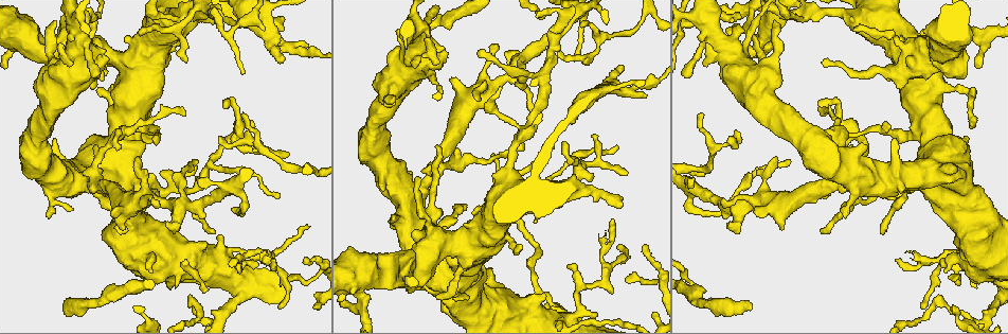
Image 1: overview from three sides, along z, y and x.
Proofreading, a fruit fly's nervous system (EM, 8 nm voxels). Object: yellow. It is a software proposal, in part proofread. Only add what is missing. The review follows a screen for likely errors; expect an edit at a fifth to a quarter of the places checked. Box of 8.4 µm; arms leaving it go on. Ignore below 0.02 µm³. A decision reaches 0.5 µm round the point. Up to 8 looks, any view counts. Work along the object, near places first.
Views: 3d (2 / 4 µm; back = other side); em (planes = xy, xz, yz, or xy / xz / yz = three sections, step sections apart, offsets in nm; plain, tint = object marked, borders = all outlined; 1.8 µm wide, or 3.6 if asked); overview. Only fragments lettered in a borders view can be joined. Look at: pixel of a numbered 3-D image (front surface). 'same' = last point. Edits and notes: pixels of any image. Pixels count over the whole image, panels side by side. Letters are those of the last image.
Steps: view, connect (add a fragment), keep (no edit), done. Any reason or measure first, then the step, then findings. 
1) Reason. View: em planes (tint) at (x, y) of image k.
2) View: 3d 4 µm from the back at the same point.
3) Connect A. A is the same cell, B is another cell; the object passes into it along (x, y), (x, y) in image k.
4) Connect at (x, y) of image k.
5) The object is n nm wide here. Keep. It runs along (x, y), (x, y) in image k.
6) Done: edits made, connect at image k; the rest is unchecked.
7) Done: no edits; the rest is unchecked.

Thin arm on a thick one. View: em 3.6 µm planes (borders) at (401, 189) of image 1.

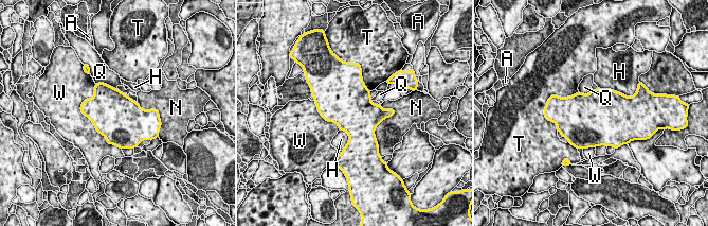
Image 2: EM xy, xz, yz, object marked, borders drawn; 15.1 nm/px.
The object is 700 nm wide here. Keep. A, H, N, Q, T and W are other cells; a border runs along (95, 83), (106, 83), (118, 90) in image 2; no lettered fragment goes on from it.

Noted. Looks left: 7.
Free end. View: 3d 4 µm at (186, 59) of image 1.

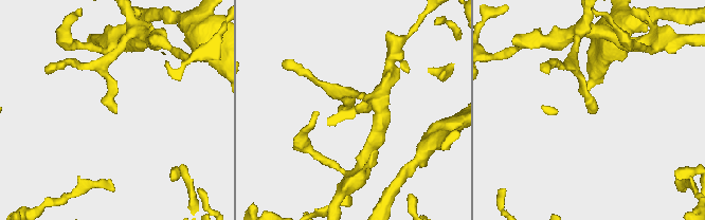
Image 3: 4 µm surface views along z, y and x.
View: em planes (borders) at (115, 112) of image 3.

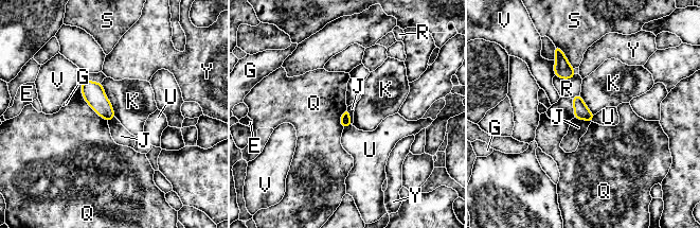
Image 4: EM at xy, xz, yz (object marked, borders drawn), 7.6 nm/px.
The object is 80 nm wide here. Keep. E, G, J, K, Q, R, S, U, V and Y are other cells; none of them fits.

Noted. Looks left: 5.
An open end. View: 3d 4 µm at (738, 14) of image 1.

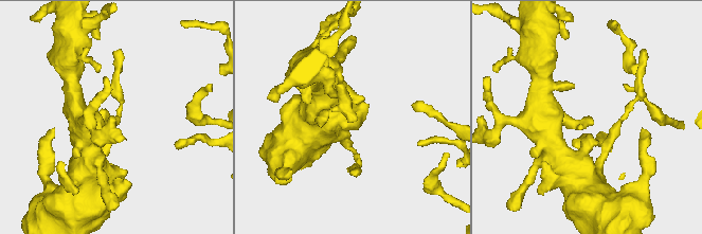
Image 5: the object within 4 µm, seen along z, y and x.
Now the EM. View: em xy step 16 (tint) at (118, 115) of image 5.

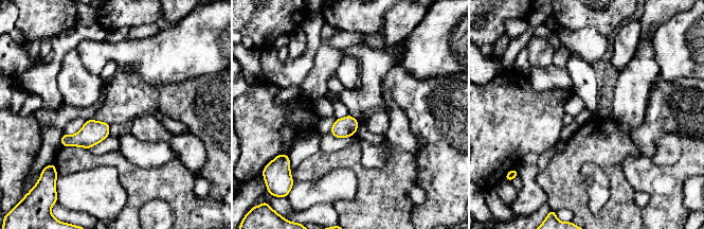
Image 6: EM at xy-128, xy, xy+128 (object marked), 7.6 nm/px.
Another direction. View: em planes (borders) at the same point.

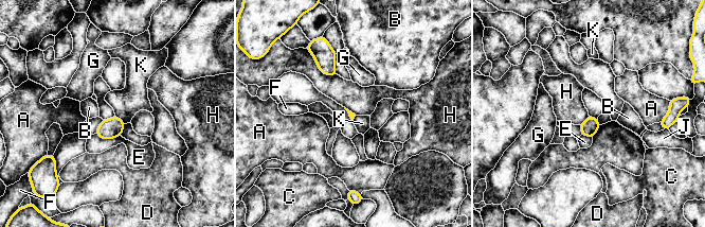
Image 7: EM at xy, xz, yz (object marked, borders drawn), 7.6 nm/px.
The longest contact is with H, 240 nm. Keep. A, B, C, D, E, F, G, H, J and K are other cells; a border runs along (115, 115), (125, 123) in image 7; none of them fits.

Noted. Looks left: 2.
Branch stops here. View: em planes (plain) at (755, 214) of image 1.

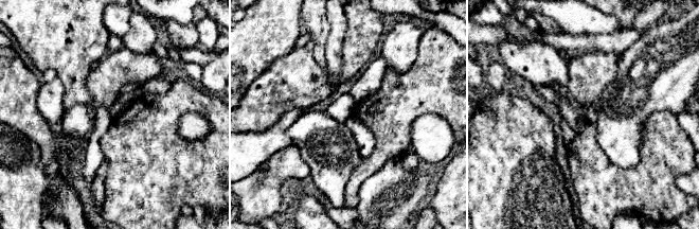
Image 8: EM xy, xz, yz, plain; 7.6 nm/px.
See the neighbours. View: em planes (borders) at the same point.

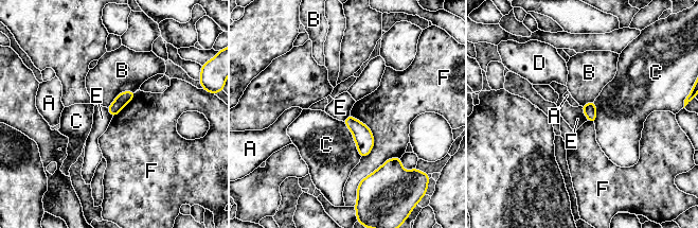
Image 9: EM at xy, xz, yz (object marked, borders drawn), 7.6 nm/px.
Keep. A, B, C, D, E and F are other cells; a border runs along (580, 106), (588, 120) in image 9; no lettered fragment goes on from it.

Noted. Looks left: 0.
Done: no edits; the rest is unchecked.

